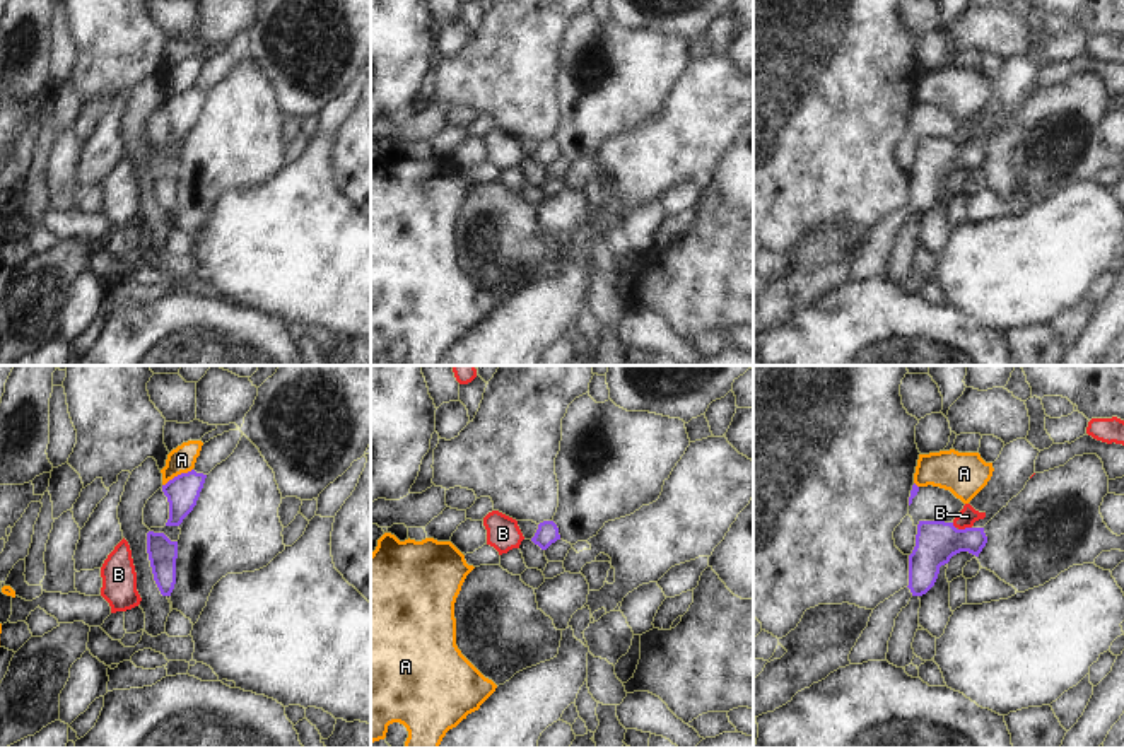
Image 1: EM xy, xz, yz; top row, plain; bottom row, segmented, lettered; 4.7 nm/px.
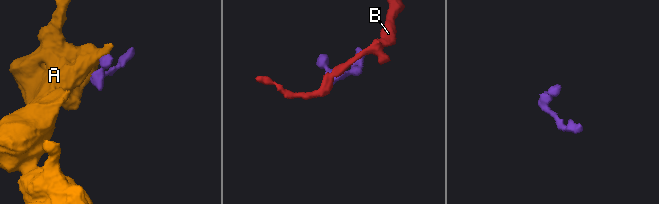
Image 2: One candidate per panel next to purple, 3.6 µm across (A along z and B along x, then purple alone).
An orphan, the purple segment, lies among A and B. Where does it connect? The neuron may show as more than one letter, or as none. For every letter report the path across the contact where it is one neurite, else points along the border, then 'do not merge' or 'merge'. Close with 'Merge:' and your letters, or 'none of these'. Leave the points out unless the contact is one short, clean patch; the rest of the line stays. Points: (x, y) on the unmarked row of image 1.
A: along xy (192, 86), (175, 93), (163, 103) | do not merge
B: along yz (971, 144), (959, 147) | do not merge
Merge: none of these

